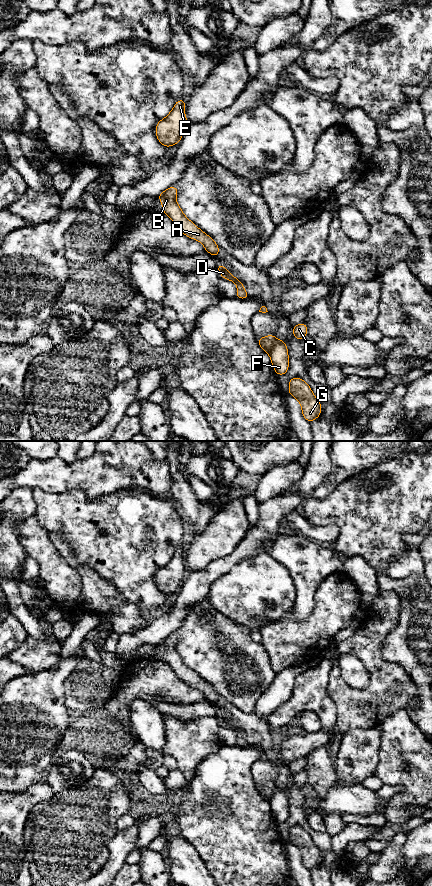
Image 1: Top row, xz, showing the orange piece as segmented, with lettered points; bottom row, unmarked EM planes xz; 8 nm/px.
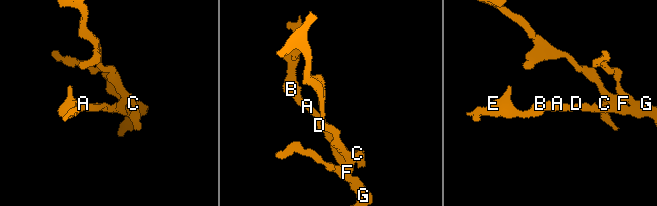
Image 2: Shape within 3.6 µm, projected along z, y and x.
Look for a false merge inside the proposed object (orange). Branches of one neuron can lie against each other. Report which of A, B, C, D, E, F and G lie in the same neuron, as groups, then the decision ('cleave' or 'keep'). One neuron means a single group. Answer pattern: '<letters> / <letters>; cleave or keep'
A B D E G / C F; cleave

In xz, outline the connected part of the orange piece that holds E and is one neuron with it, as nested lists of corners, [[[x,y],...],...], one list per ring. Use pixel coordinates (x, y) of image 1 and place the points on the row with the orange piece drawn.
[[[178,100],[171,112],[156,124],[156,137],[164,147],[170,147],[180,142],[187,129],[185,116],[185,100]]]

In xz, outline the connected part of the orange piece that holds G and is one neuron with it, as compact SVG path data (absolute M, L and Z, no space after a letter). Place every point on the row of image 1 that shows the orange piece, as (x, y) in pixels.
M298 377L291 378L288 393L299 401L303 417L308 422L311 423L321 415L322 404L317 400L307 382Z

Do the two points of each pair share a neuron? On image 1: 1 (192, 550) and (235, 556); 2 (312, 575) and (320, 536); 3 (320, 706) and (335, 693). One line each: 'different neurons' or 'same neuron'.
1: different neurons
2: different neurons
3: different neurons

